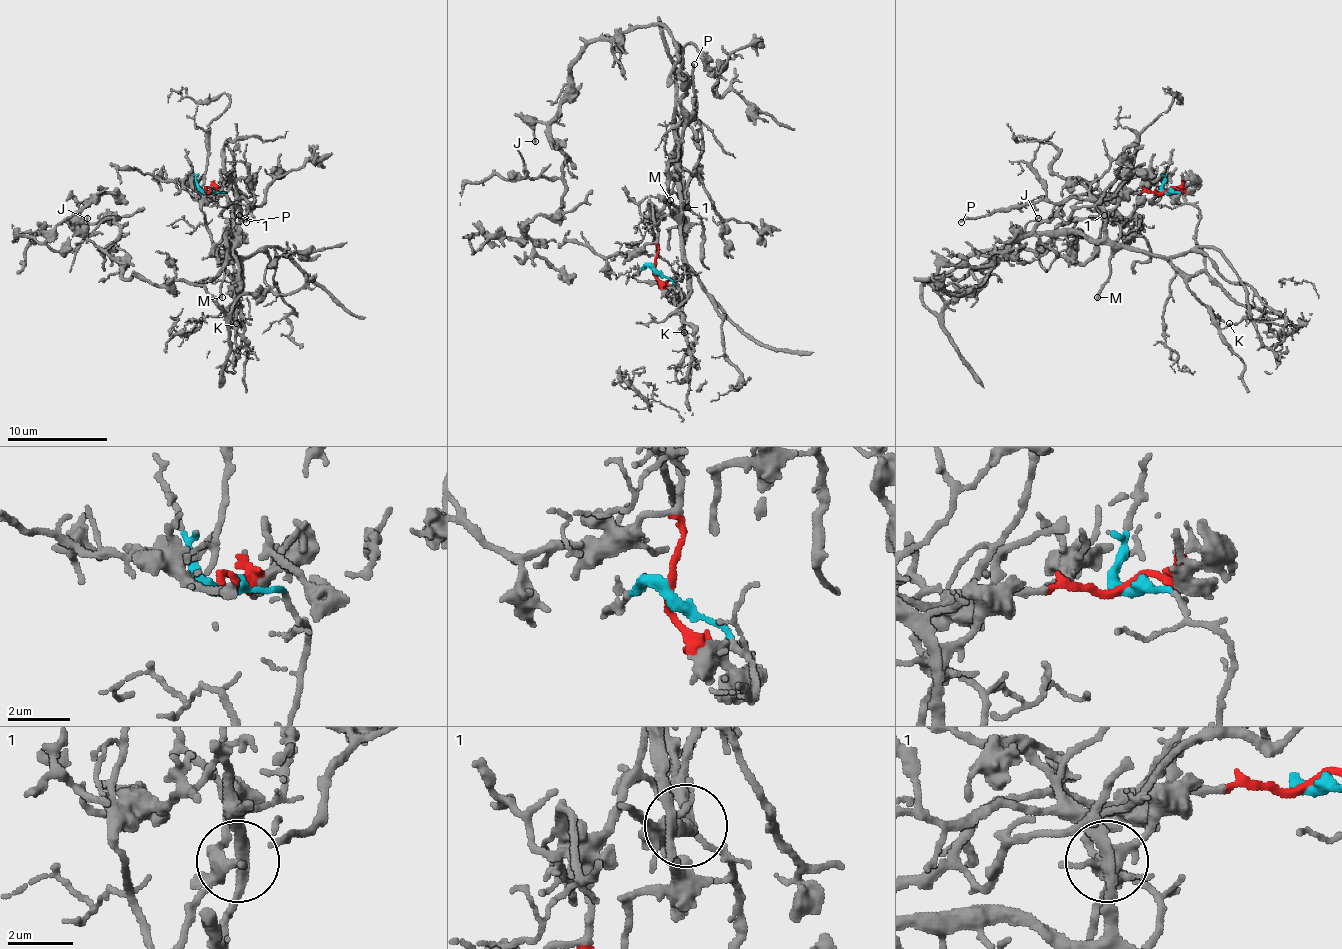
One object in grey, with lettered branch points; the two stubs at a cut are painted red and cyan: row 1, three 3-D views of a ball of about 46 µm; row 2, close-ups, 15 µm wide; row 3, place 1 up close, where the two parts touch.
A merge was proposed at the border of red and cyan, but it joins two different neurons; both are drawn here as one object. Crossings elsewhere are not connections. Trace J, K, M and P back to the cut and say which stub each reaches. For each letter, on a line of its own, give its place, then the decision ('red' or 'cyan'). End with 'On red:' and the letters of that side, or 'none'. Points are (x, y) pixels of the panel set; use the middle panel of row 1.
J: at (535, 141); red
K: at (684, 332); cyan
M: at (670, 200); cyan
P: at (694, 64); cyan
On red: J

